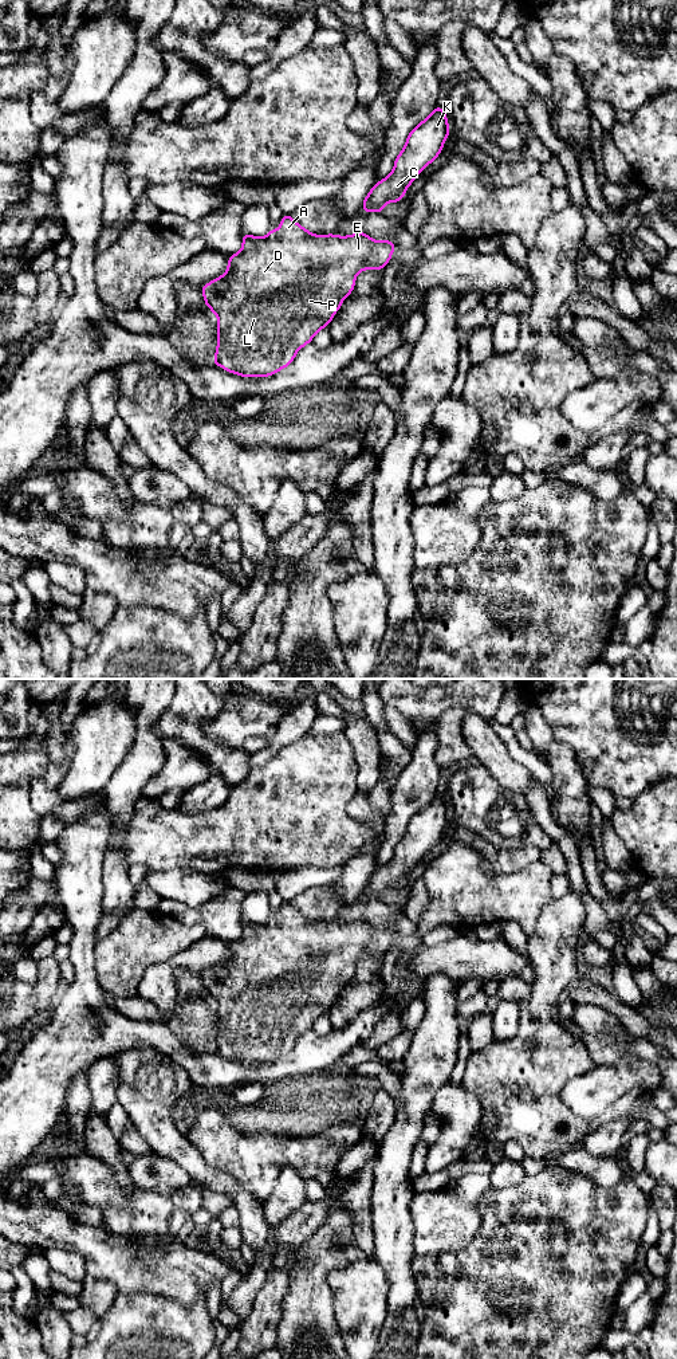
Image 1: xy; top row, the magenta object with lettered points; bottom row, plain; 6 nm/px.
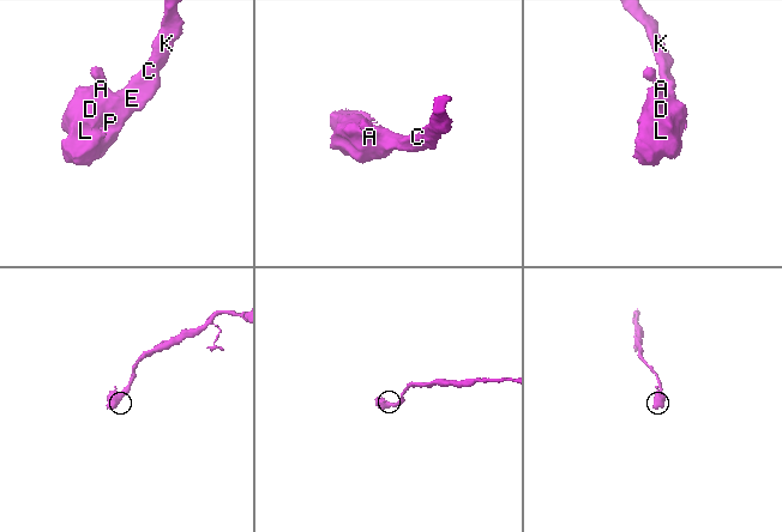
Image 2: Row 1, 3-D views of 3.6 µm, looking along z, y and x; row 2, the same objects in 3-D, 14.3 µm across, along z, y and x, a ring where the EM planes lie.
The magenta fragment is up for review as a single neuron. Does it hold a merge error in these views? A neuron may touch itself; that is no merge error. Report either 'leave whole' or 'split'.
leave whole

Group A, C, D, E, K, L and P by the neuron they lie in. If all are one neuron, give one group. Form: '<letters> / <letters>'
A C D E K L P

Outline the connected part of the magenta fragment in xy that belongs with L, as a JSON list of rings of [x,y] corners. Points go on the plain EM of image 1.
[[[284,902],[279,912],[278,918],[271,914],[264,924],[243,920],[243,935],[228,944],[227,959],[201,975],[205,991],[219,1005],[217,1036],[212,1049],[237,1063],[268,1064],[288,1053],[298,1037],[330,1012],[345,985],[353,979],[357,961],[369,955],[383,957],[397,934],[389,926],[375,928],[365,919],[349,923],[314,922],[291,902]]]

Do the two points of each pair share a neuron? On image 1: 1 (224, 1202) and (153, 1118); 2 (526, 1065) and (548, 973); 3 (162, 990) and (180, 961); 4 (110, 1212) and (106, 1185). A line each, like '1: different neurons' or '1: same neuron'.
1: different neurons
2: same neuron
3: same neuron
4: different neurons

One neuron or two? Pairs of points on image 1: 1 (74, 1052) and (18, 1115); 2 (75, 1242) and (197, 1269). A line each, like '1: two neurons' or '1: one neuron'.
1: one neuron
2: one neuron

